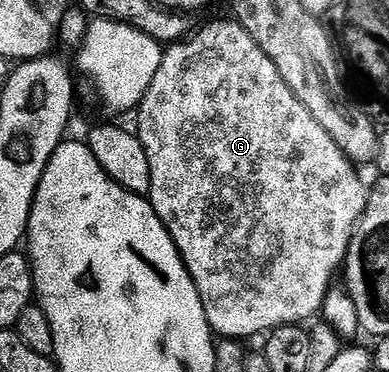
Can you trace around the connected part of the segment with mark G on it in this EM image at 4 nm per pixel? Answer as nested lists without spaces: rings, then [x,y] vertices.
[[[218,19],[207,25],[203,31],[195,30],[181,43],[171,43],[165,48],[162,64],[137,108],[138,127],[136,134],[150,153],[150,204],[170,231],[182,261],[194,278],[196,289],[202,298],[210,329],[215,336],[246,341],[249,335],[269,333],[276,327],[302,325],[313,315],[317,316],[326,303],[326,294],[335,282],[334,274],[343,270],[346,254],[366,214],[371,192],[368,183],[358,176],[359,168],[353,159],[342,151],[340,145],[320,125],[320,121],[306,108],[295,88],[288,82],[275,60],[270,59],[261,44],[254,40],[245,22],[233,23],[230,19]]]

